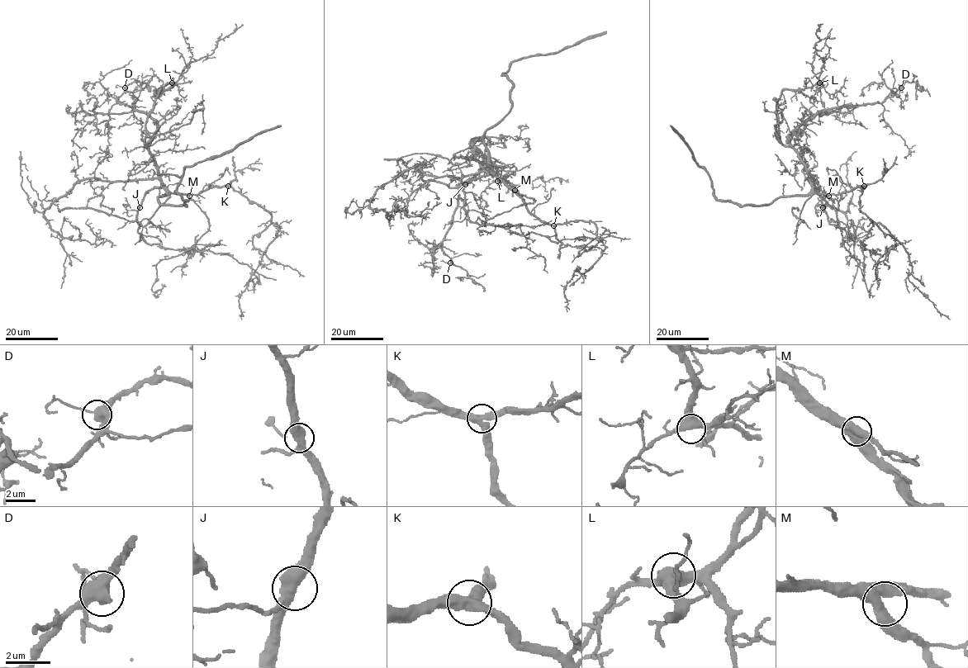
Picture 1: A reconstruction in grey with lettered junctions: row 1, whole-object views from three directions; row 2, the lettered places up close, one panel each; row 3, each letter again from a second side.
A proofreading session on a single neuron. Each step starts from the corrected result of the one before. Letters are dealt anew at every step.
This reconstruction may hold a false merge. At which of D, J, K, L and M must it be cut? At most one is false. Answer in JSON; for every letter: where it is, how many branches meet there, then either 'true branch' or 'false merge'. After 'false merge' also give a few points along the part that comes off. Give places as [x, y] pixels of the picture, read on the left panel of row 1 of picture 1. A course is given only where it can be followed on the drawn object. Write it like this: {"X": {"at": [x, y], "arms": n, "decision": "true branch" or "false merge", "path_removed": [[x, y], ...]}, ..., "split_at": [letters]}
{"D": {"at": [125, 87], "arms": 3, "decision": "true branch"}, "J": {"at": [139, 207], "arms": 3, "decision": "true branch"}, "K": {"at": [228, 186], "arms": 3, "decision": "true branch"}, "L": {"at": [172, 82], "arms": 3, "decision": "true branch"}, "M": {"at": [189, 196], "arms": 3, "decision": "true branch"}, "split_at": []}

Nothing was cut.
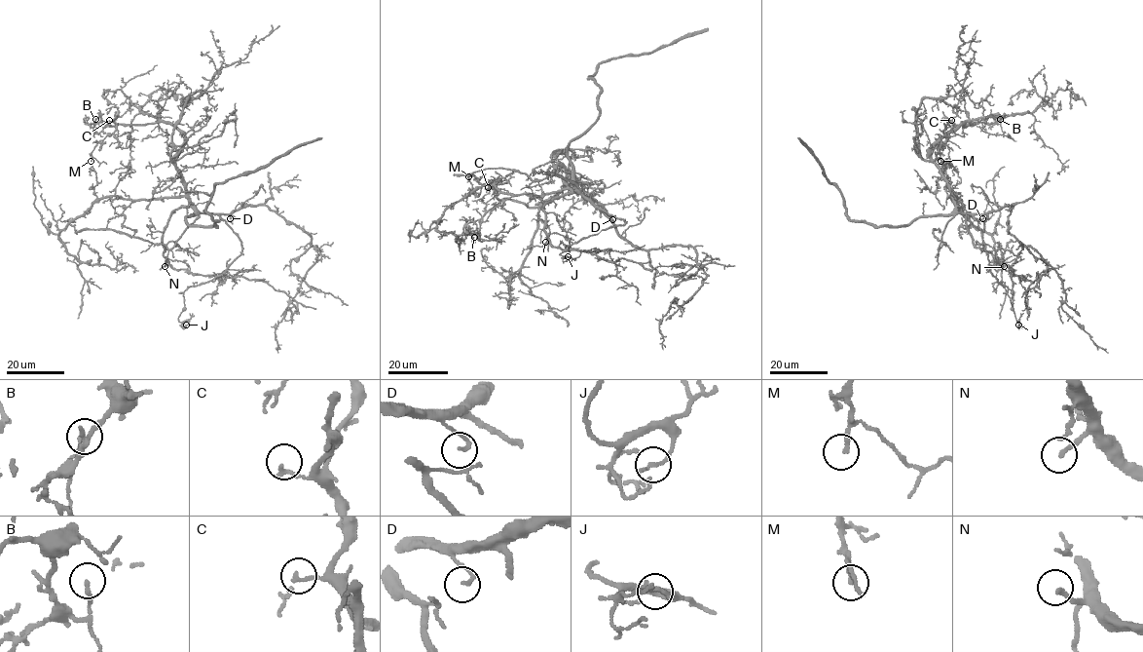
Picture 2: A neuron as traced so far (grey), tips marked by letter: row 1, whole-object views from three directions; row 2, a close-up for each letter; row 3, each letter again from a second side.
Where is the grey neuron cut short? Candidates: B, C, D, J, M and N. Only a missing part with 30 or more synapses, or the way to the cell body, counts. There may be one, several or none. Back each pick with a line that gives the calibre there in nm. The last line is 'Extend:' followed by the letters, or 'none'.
N: calibre 190 nm
Extend: N

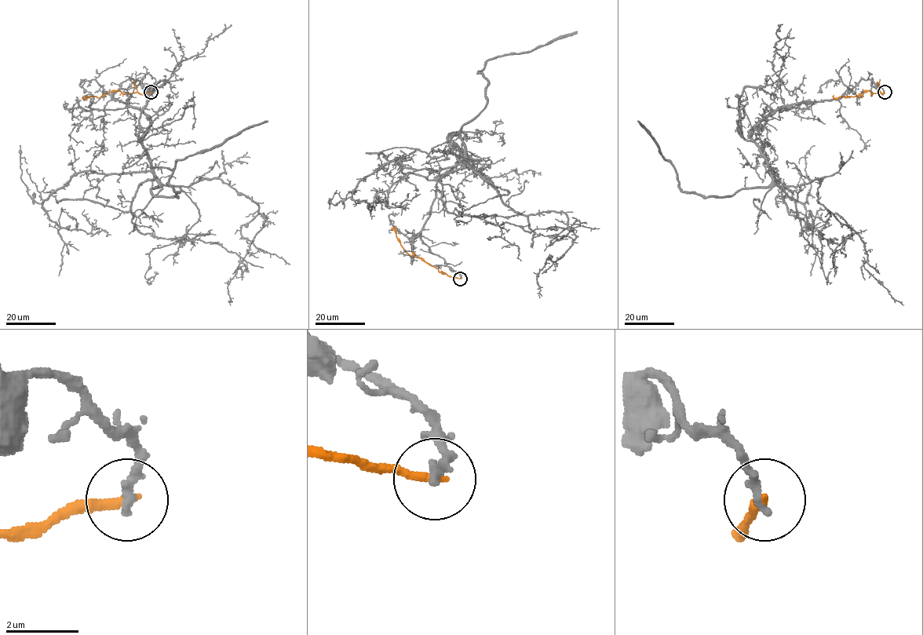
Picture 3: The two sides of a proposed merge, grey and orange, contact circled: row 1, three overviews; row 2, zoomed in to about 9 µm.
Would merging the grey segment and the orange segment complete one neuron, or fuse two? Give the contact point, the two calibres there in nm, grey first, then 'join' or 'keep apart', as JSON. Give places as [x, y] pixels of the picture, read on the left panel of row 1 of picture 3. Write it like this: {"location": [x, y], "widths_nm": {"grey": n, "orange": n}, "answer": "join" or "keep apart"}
{"location": [151, 92], "widths_nm": {"grey": 280, "orange": 280}, "answer": "keep apart"}

